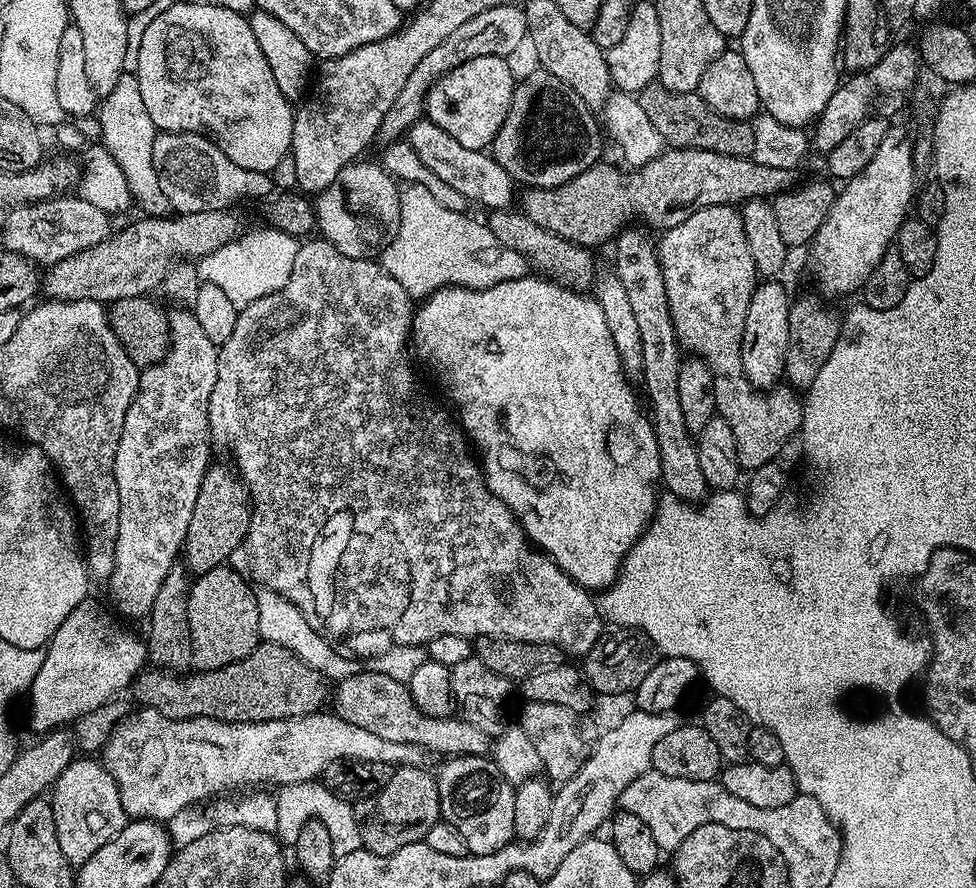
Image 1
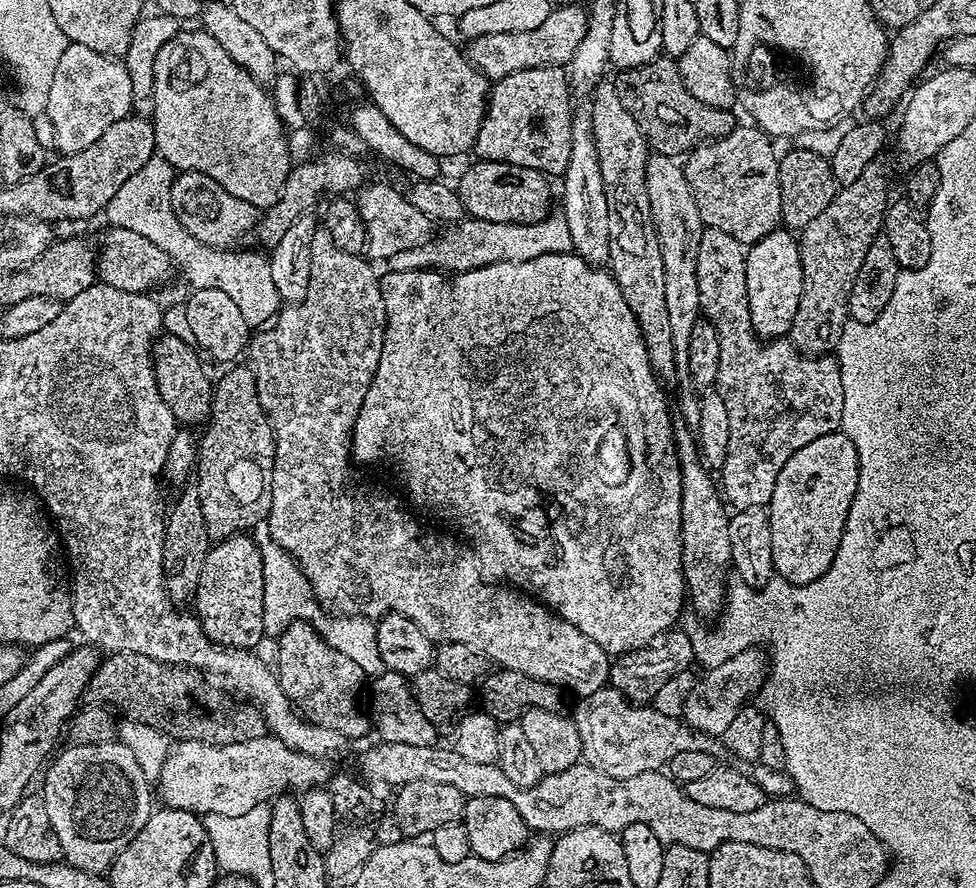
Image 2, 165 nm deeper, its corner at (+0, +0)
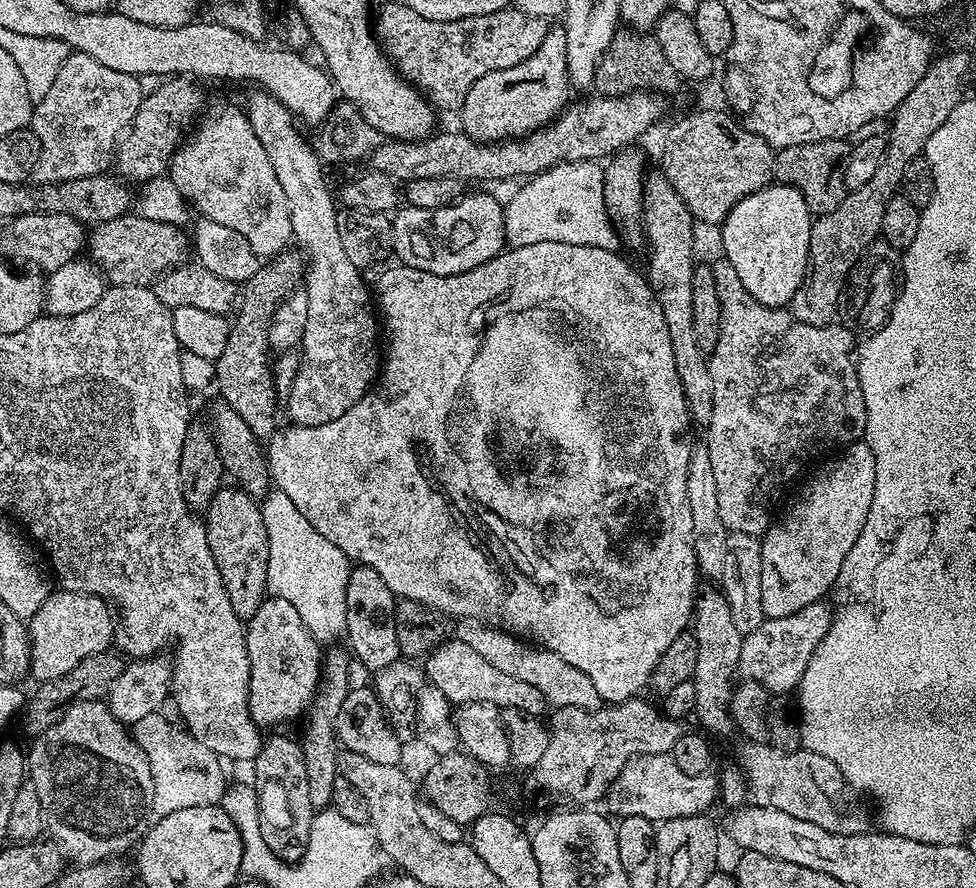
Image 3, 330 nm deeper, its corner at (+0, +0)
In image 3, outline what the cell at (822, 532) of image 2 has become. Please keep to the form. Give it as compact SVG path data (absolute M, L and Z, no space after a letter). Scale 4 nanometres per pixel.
M866 442L847 445L843 450L837 451L835 455L836 454L837 456L834 457L833 460L826 461L824 468L818 469L817 472L797 490L796 497L788 504L788 509L786 509L784 513L781 511L779 515L773 519L760 540L760 545L762 546L762 610L764 611L765 617L769 620L782 618L786 614L794 614L798 610L802 610L802 606L810 606L816 600L824 600L825 597L831 593L832 589L835 588L836 579L842 570L842 562L846 562L846 554L850 554L854 542L858 542L858 534L862 534L862 526L866 526L866 514L870 514L870 502L874 502L874 478L876 477L874 454Z

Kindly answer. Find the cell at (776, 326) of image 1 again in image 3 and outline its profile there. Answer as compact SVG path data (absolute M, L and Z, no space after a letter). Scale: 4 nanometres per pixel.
M779 182L742 198L719 225L723 259L734 266L742 286L771 308L791 305L794 294L808 275L808 251L813 214L797 188Z

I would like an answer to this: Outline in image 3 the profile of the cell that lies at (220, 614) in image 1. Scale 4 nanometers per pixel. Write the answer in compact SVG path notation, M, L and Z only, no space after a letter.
M221 486L206 509L208 541L210 554L214 554L214 562L222 574L222 586L226 586L230 606L234 606L234 614L247 618L262 606L268 592L268 531L266 522L262 522L260 504L240 487L228 487Z

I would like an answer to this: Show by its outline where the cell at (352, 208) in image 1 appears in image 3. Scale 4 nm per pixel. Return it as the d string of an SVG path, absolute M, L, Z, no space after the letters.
M476 192L473 196L461 195L454 204L447 204L445 208L426 210L425 208L401 207L391 217L392 222L392 252L397 256L400 264L405 264L418 270L426 270L430 274L439 276L453 276L474 270L482 266L490 258L494 258L505 251L504 239L504 210L505 205L499 204L492 196L484 192Z

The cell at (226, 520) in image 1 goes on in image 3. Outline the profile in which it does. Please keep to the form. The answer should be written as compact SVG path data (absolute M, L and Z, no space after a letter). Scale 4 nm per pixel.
M296 250L282 251L277 256L271 257L267 262L261 263L258 271L239 289L238 307L234 312L236 321L233 319L228 329L226 350L222 350L222 354L214 362L214 384L220 387L219 399L223 403L230 405L234 410L238 410L238 414L242 414L242 418L246 418L246 426L250 426L250 430L254 430L254 434L261 438L270 437L278 430L278 423L276 424L276 396L278 396L278 389L270 362L268 366L268 352L270 353L268 331L270 330L270 322L274 318L274 310L278 310L278 306L282 301L301 287L305 276L306 261L303 255Z

